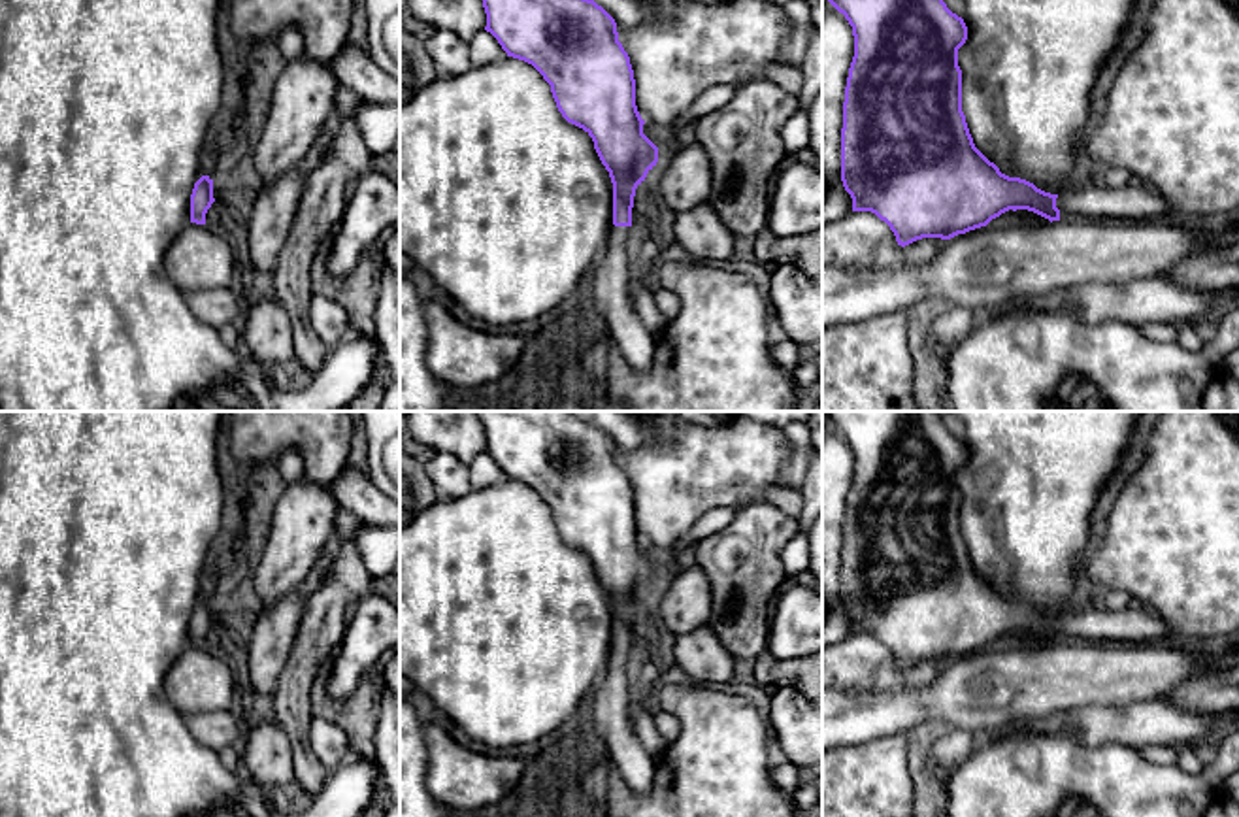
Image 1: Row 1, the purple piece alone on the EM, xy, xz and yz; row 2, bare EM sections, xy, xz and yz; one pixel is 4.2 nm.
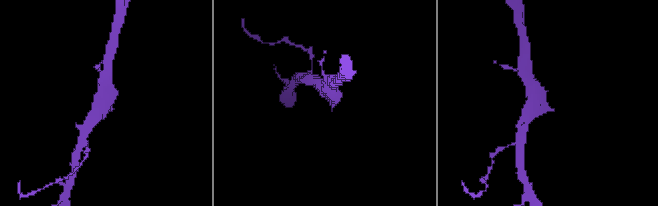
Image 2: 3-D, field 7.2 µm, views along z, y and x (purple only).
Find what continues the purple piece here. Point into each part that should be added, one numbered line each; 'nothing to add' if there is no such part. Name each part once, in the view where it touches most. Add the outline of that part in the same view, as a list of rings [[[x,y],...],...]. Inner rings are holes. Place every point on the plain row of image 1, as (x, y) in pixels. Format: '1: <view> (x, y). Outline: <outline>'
1: yz (1134, 625). Outline: [[[1152,608],[1111,609],[1066,609],[1056,621],[1060,643],[1090,642],[1116,643],[1162,643],[1179,642],[1177,632]]]

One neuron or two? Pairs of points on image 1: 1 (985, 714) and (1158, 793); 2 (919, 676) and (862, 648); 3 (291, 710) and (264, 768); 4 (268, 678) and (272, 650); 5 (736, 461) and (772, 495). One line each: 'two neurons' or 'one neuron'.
1: two neurons
2: one neuron
3: two neurons
4: one neuron
5: two neurons

